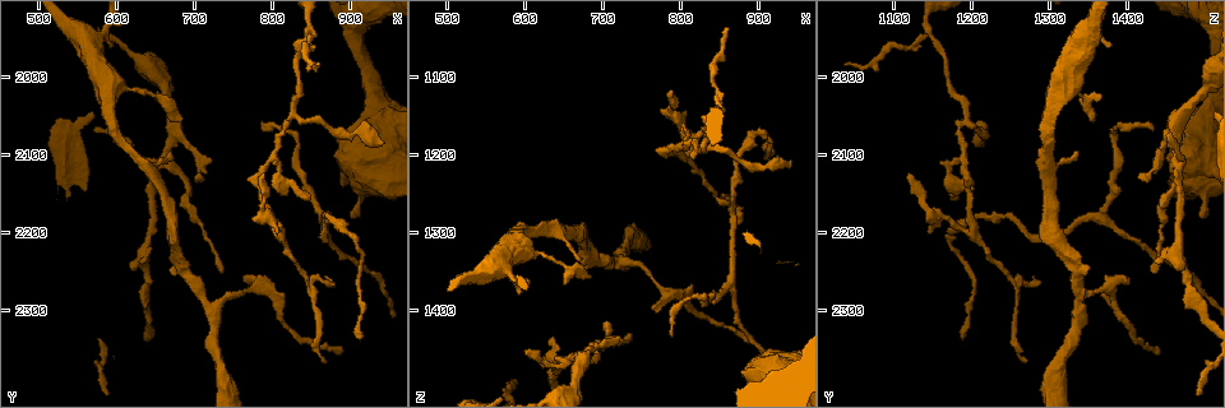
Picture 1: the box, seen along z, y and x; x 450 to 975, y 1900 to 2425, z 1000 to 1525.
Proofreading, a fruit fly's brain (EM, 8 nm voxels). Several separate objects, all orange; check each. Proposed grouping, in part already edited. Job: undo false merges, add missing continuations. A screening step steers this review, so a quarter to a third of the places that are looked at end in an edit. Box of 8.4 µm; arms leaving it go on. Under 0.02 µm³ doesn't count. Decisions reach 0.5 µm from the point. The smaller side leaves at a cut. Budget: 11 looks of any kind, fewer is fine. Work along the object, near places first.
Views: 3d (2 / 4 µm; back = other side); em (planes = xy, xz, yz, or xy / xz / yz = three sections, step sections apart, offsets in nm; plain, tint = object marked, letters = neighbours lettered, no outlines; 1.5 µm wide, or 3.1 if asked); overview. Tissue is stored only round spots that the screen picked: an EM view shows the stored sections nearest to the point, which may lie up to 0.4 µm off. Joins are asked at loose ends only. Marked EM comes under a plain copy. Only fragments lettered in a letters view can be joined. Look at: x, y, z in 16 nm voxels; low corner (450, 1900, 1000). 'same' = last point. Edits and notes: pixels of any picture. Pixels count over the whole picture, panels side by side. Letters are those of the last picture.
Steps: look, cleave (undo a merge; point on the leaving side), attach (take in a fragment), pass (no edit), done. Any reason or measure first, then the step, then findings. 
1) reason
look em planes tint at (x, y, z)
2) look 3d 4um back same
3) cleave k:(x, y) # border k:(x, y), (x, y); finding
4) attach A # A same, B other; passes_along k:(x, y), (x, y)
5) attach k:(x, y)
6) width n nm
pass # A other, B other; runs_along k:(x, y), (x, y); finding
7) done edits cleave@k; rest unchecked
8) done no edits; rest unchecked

side arm on a straight run
look em xz step 8 tint at (660, 2105, 1465)

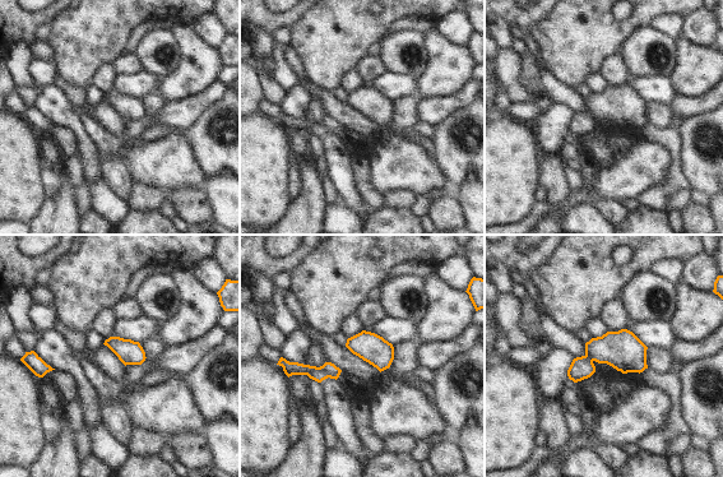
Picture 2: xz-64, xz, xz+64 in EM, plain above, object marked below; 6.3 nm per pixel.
what lies round it
look em xz step 8 letters same

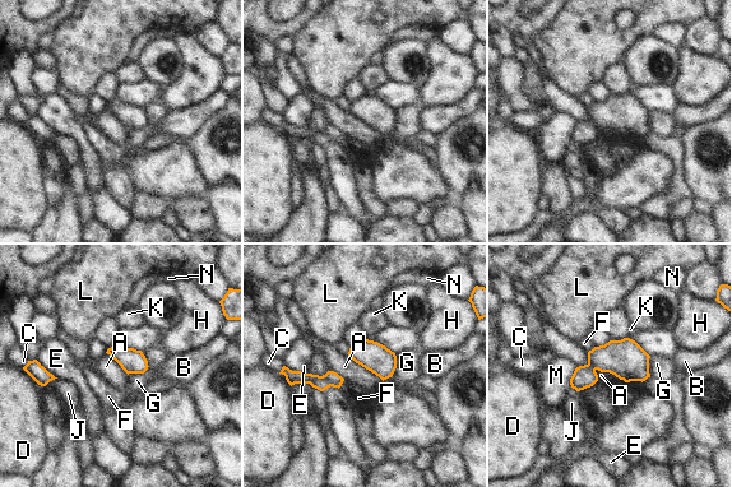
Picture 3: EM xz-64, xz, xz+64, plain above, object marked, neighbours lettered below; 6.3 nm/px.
pass # A other, B other, C other, D other, E other, F other, G other, H other, J other, K other, L other, M other, N other; continuous, no second neuron

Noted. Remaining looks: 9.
thin end
look 3d 4um at (765, 2260, 1400)

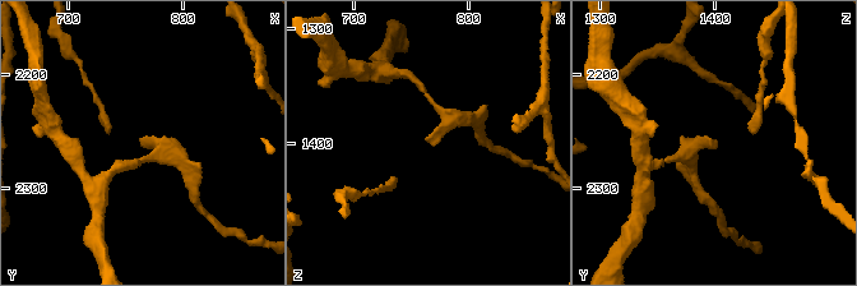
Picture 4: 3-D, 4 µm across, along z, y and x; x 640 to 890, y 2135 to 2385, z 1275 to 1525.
now the EM
look em planes letters at (762, 2256, 1396)

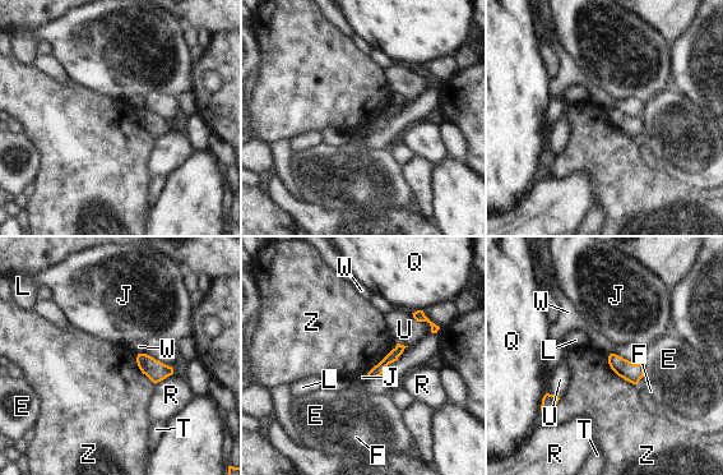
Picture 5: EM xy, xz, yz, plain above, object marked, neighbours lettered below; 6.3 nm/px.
pass # E other, F other, J other, L other, Q other, R other, T other, U other, W other, Z other; border 5:(608, 354), (608, 365), (636, 384); none of them fits

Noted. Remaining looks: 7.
branch stops here
look 3d 4um at (870, 2255, 1275)

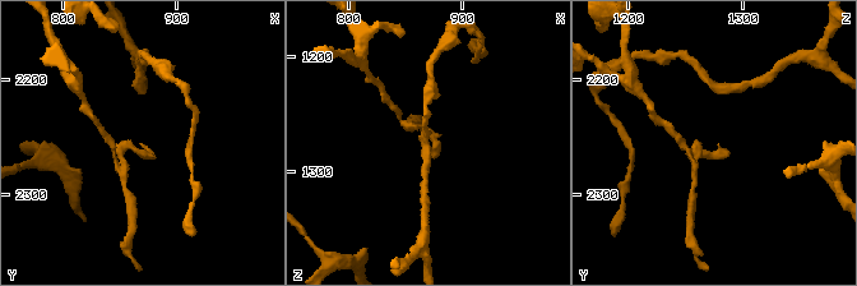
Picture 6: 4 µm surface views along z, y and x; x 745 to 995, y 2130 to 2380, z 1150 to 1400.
look em planes letters at (868, 2254, 1280)

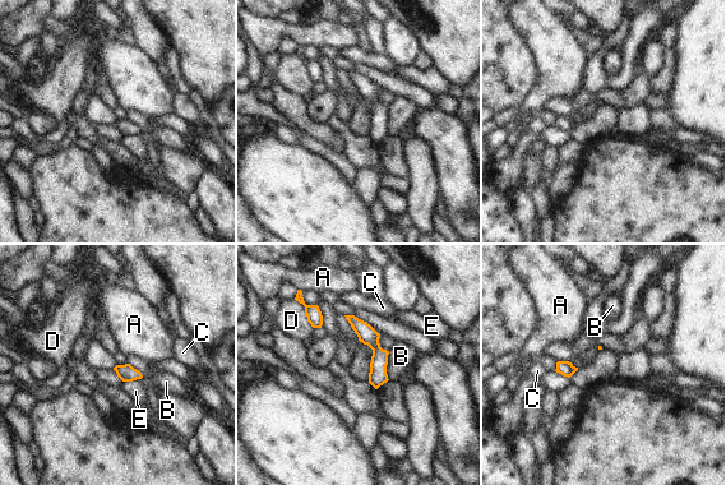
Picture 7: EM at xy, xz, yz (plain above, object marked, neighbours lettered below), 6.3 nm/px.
pass # A other, B other, C other, D other, E other; border 7:(389, 351), (387, 361), (388, 379); none of them fits

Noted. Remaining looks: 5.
long arm stops here
look 3d 4um at (915, 2335, 1185)

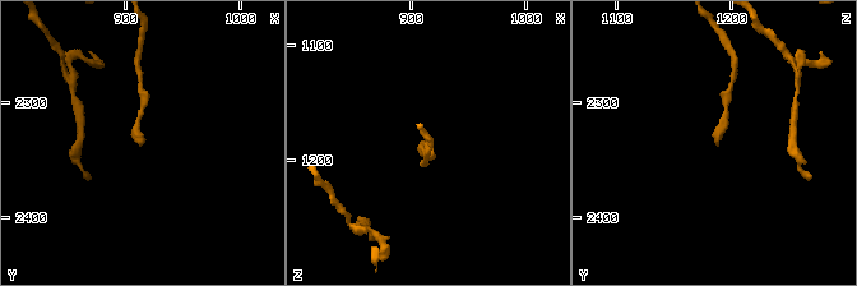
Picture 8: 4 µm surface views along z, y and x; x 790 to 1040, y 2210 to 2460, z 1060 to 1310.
look em xz step 8 tint at (914, 2338, 1188)

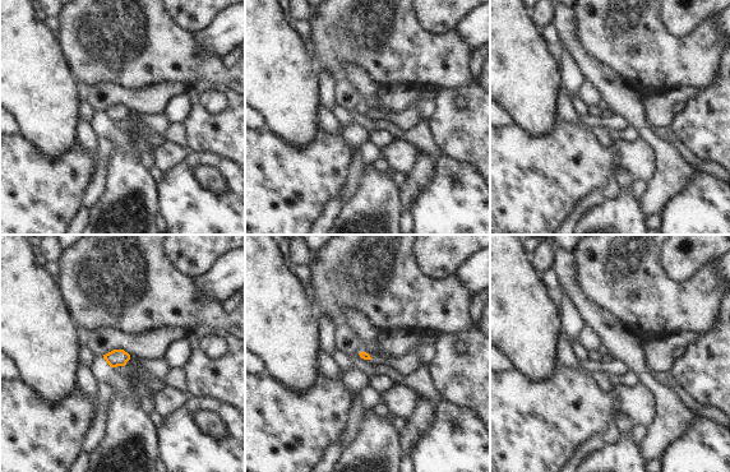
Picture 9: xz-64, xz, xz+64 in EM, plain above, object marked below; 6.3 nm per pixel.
look em planes letters same

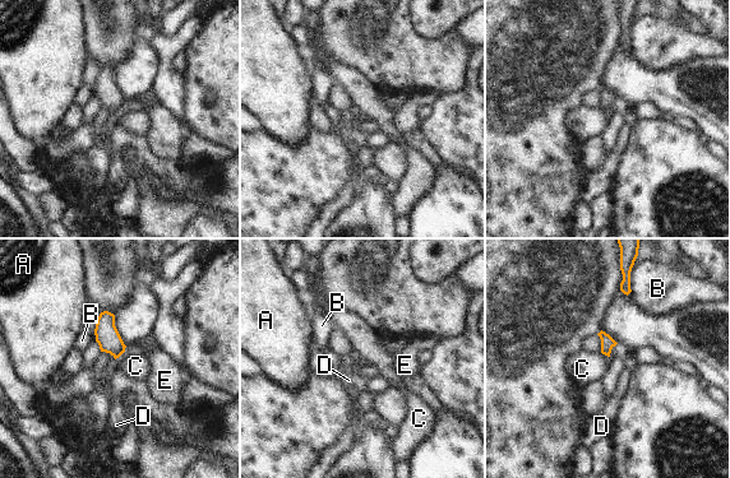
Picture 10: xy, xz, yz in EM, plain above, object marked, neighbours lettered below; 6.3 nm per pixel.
pass # A other, B other, C other, D other, E other; border 10:(124, 351), (115, 360); no lettered fragment goes on from it

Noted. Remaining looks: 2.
done no edits; rest unchecked

